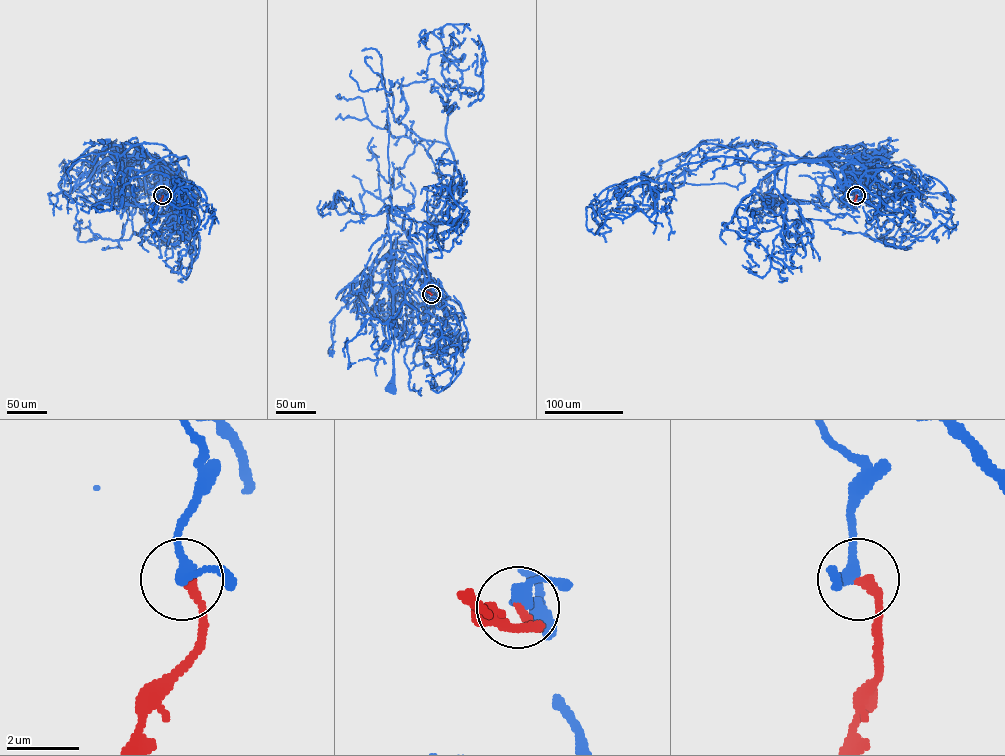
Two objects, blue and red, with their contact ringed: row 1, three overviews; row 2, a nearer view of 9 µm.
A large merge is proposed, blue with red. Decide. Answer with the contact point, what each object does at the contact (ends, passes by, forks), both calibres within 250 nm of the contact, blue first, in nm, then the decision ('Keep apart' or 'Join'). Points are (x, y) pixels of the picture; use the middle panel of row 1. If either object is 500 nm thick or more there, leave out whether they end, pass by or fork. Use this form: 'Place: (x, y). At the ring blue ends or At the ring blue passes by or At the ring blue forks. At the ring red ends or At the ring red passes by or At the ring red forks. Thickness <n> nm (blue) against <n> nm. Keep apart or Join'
Place: (431, 294). At the ring blue passes by. At the ring red ends. Thickness 280 nm (blue) against 260 nm. Join

